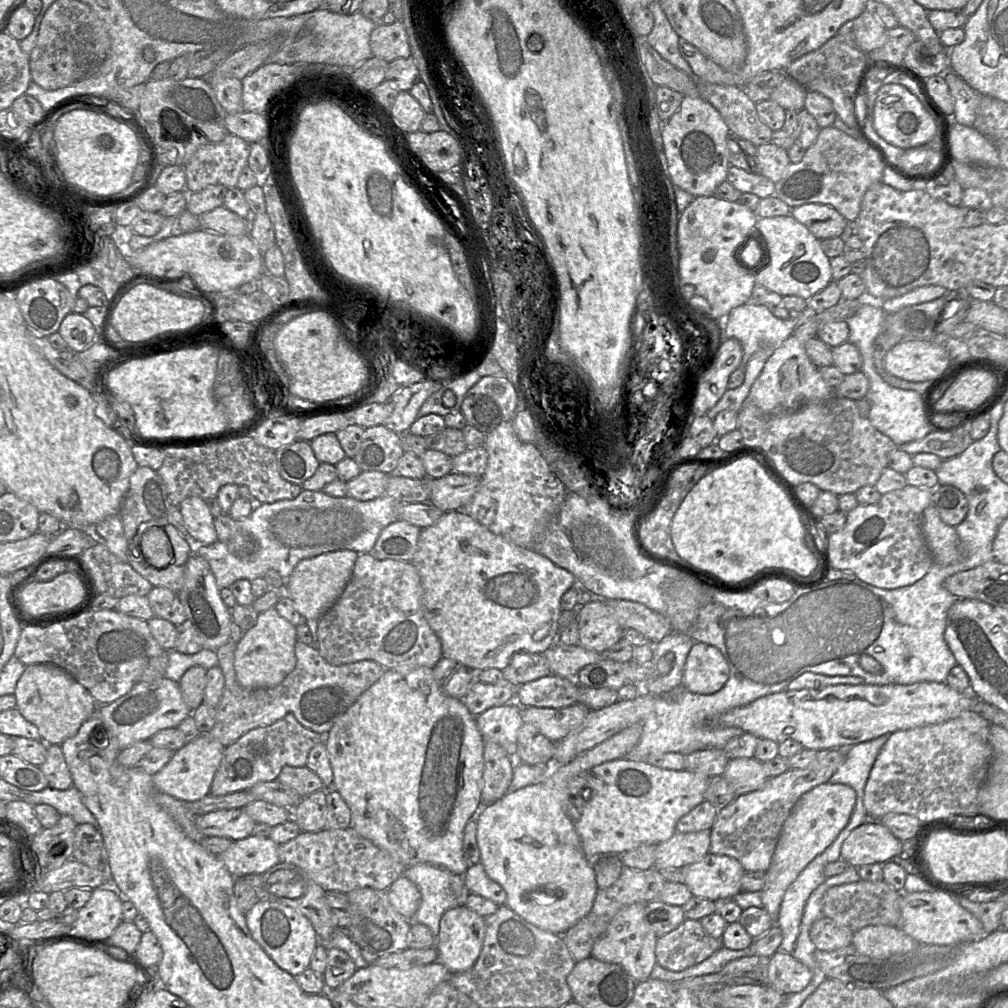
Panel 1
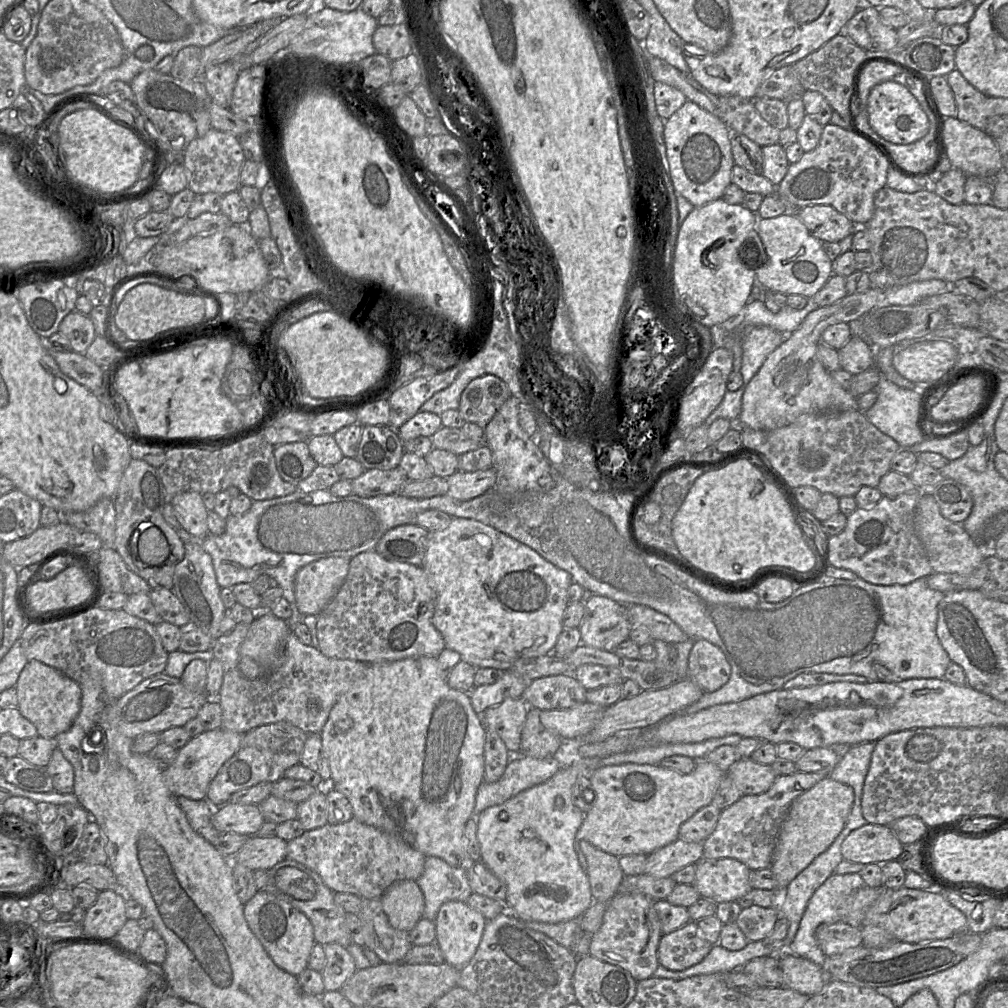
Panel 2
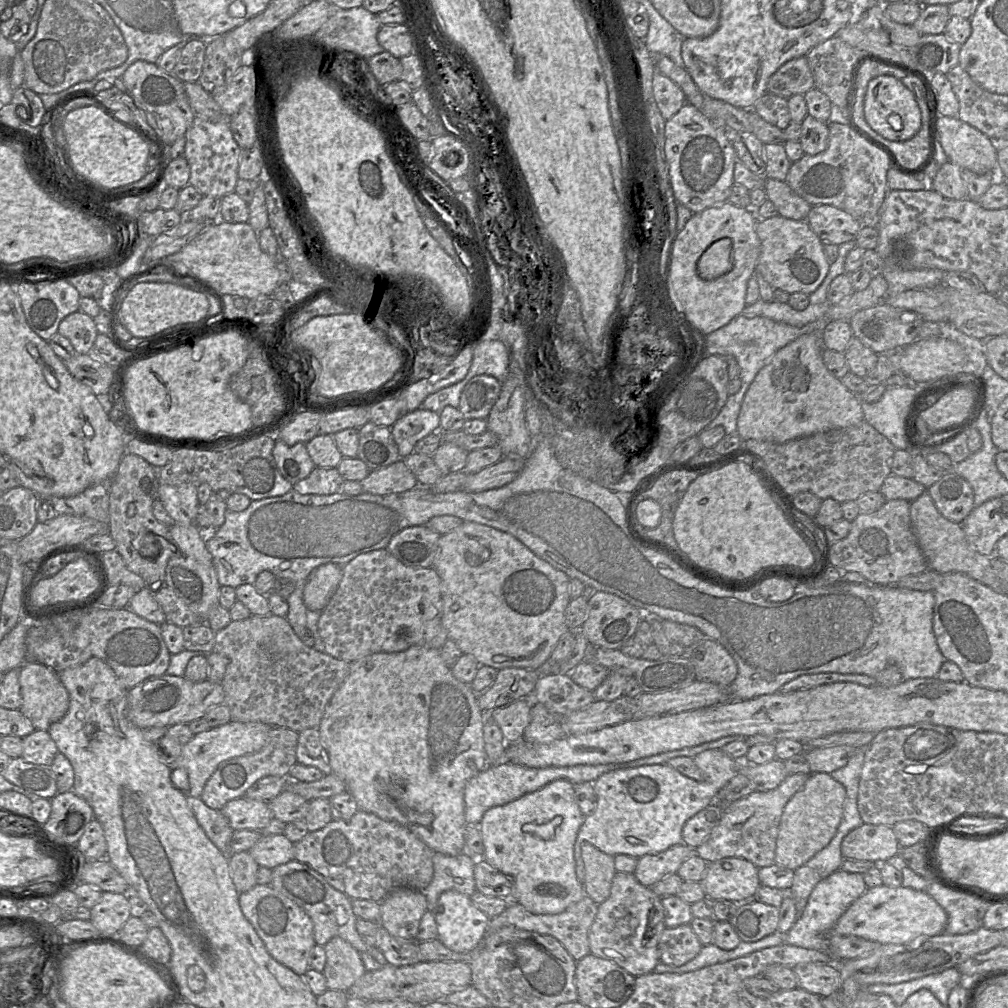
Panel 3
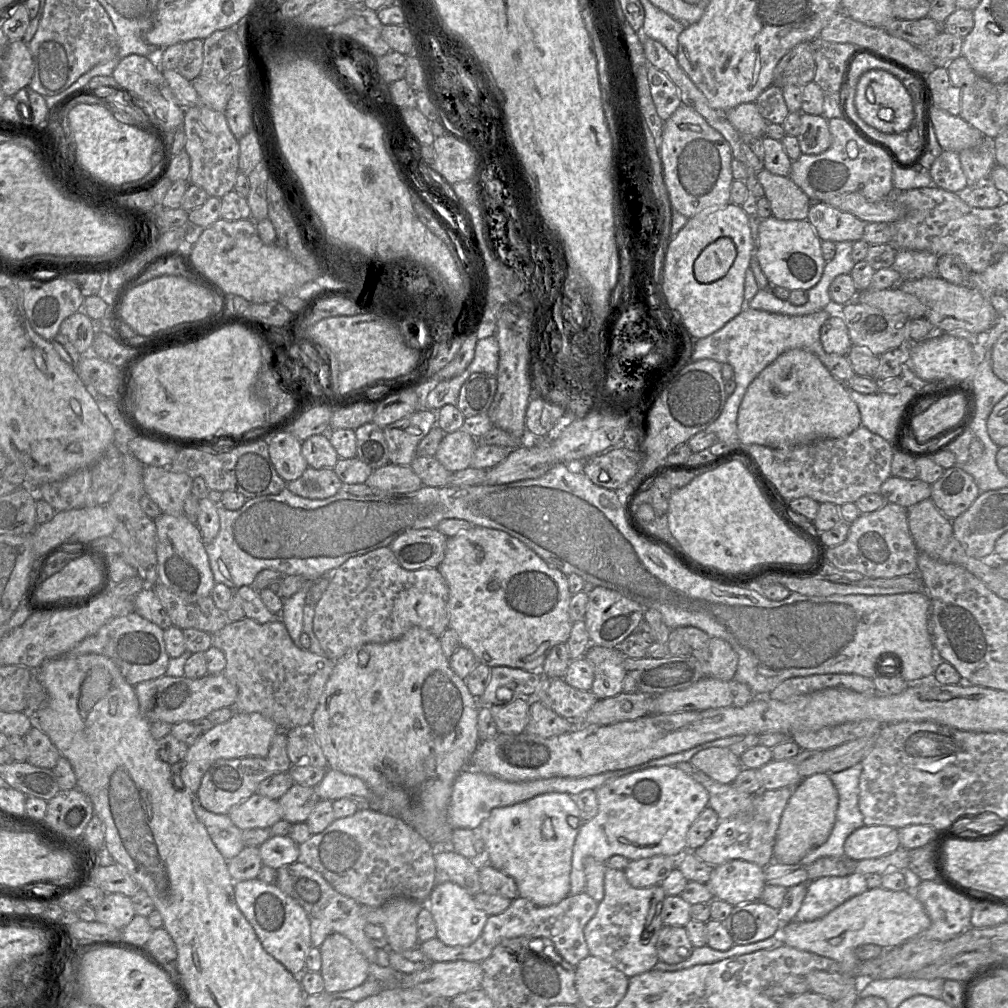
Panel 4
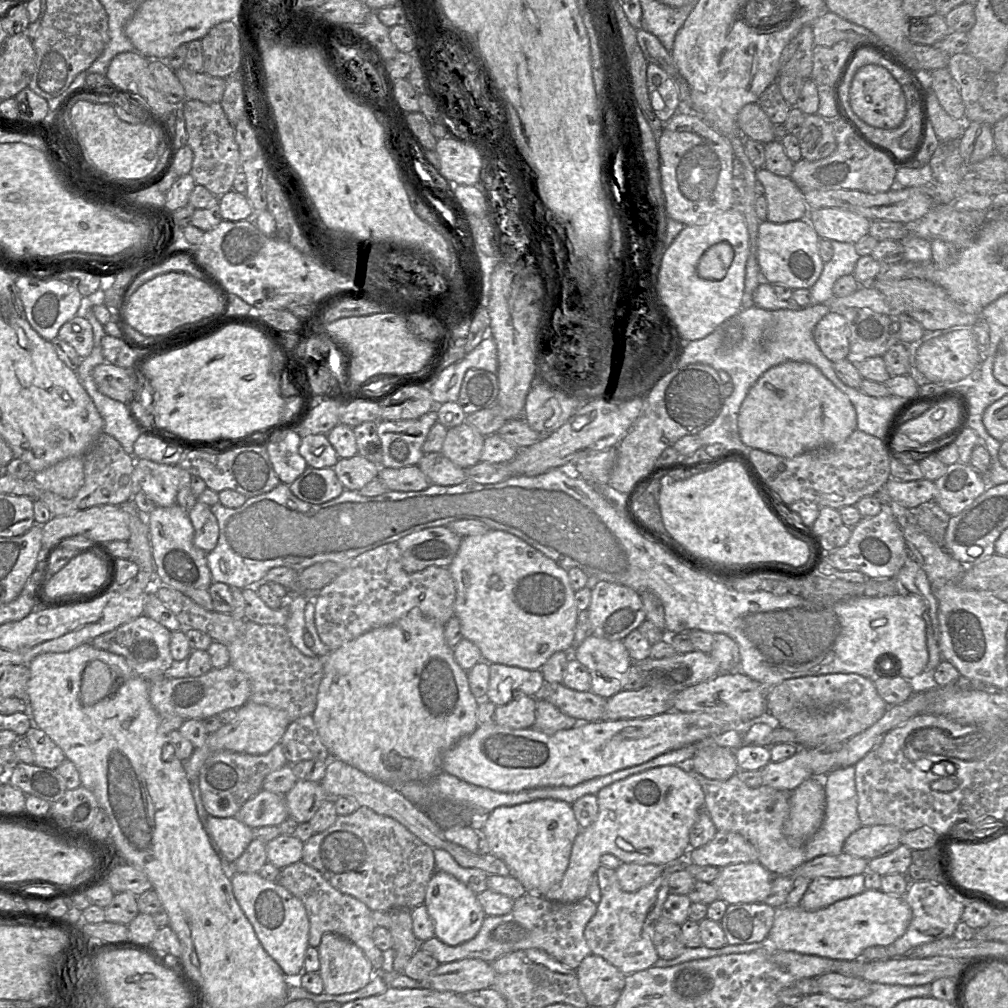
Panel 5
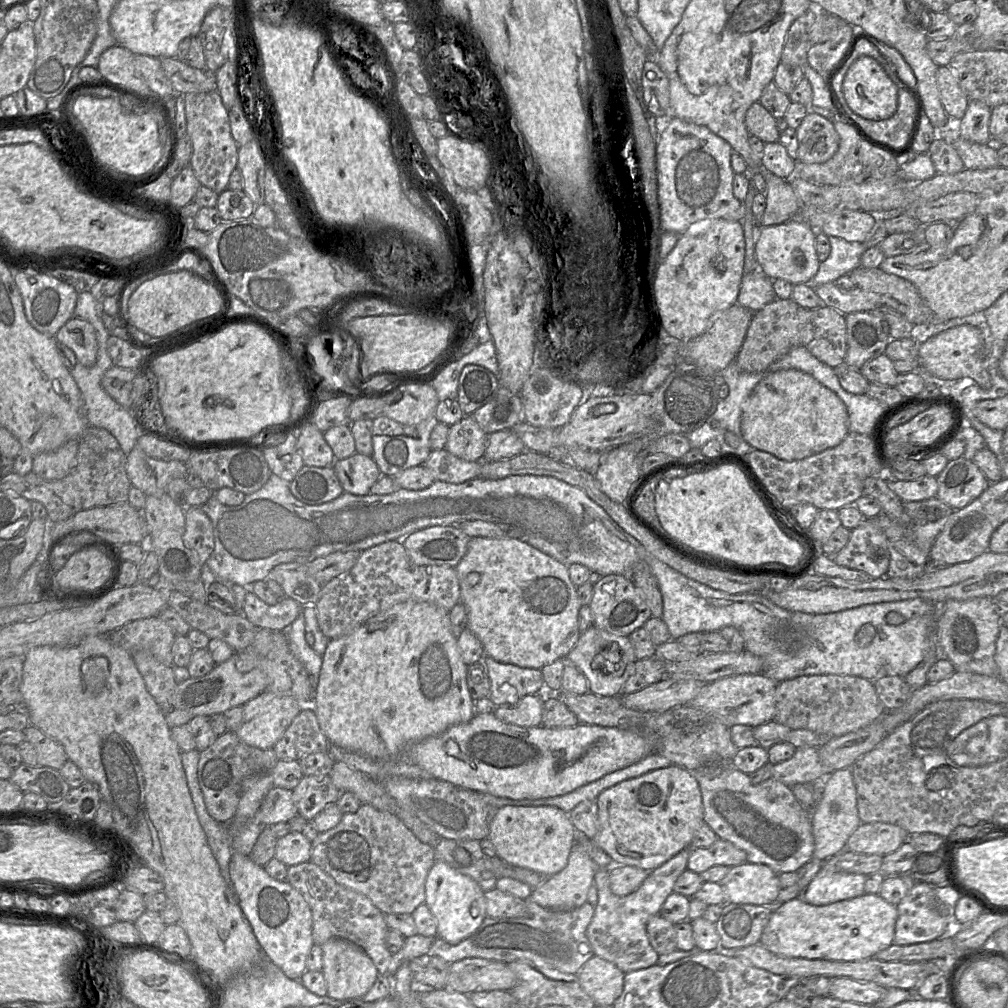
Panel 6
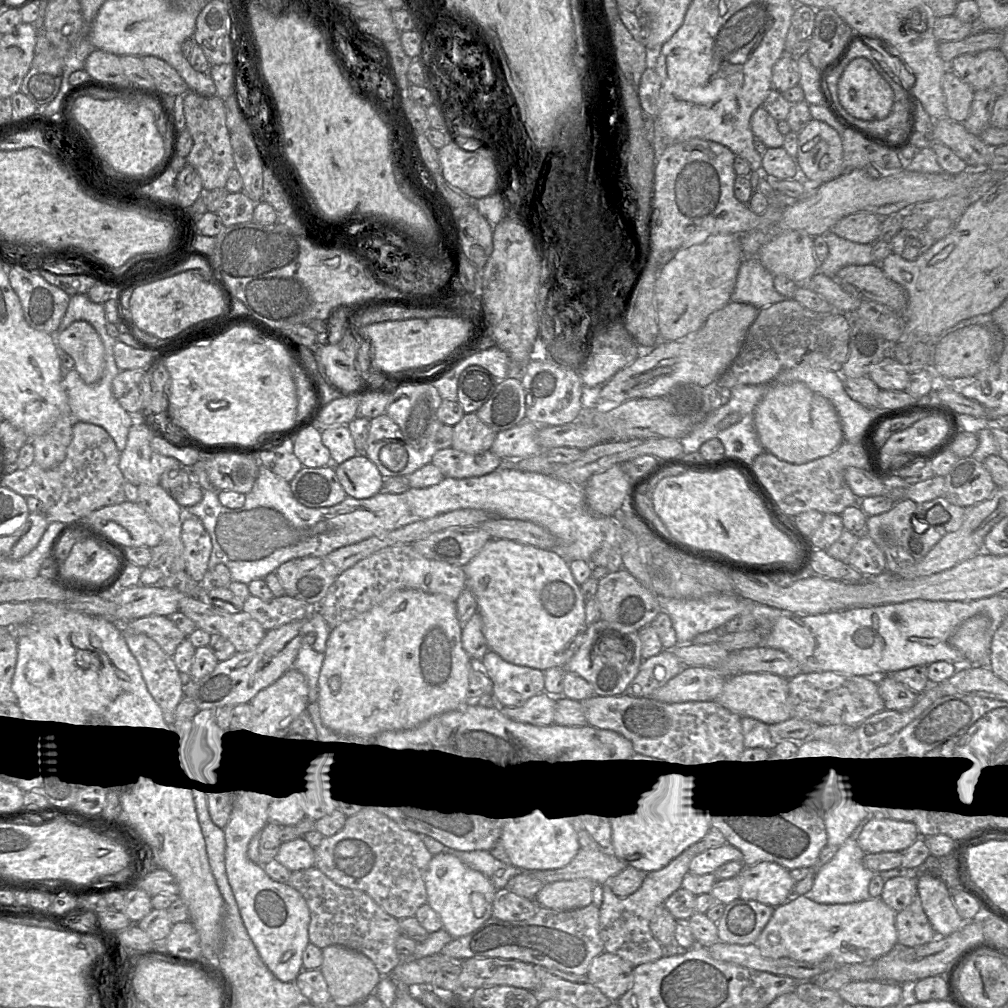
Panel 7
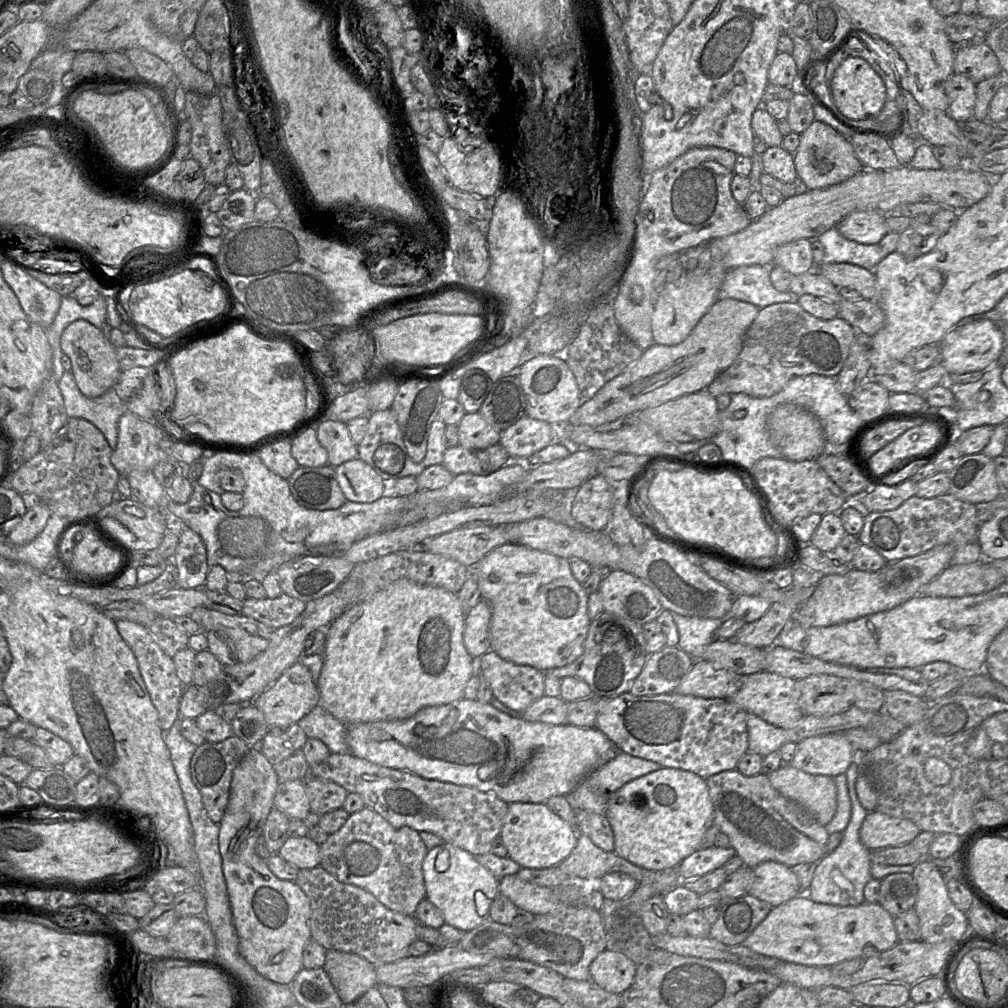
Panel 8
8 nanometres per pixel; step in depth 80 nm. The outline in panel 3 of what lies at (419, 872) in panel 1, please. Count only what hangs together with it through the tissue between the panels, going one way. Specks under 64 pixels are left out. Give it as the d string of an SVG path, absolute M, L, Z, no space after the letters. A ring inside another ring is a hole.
M466 844L464 845L464 852L457 856L448 856L439 852L434 852L434 875L430 884L423 890L428 902L427 910L433 912L440 895L446 891L455 890L469 897L476 892L474 880L475 860L476 859L473 858L471 853L468 851Z

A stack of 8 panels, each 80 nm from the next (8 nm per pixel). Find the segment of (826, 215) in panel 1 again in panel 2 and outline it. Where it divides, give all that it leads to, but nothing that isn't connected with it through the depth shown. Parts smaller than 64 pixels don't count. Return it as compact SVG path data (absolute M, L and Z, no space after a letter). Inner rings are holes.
M830 205L805 206L797 210L797 215L822 242L840 242L855 232L855 224Z

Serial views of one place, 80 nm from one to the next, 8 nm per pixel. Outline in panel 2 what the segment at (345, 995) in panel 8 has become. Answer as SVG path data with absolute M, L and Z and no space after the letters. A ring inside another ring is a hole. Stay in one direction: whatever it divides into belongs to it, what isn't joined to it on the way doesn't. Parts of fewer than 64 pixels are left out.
M330 943L323 945L326 965L322 970L325 991L339 991L357 971L354 958L347 948Z

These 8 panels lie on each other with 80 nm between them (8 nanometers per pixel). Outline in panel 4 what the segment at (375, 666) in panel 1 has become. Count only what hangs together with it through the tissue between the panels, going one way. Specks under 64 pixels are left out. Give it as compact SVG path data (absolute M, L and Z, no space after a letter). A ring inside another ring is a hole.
M245 617L237 622L231 622L227 624L221 630L211 635L212 635L212 646L221 650L224 653L226 658L226 667L223 671L223 674L237 689L237 699L233 707L235 712L259 713L263 715L264 717L272 720L282 731L289 731L298 726L311 724L313 714L318 706L318 703L323 693L323 690L325 688L325 685L333 672L335 661L327 658L326 656L316 655L310 652L309 650L298 648L293 643L285 625L280 619L277 619L273 622L267 622L267 623L261 624L256 622L255 620Z

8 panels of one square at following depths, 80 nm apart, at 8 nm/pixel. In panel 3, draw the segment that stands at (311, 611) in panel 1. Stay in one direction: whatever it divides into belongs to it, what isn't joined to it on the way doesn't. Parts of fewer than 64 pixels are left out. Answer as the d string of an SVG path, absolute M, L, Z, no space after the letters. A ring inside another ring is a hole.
M327 563L310 573L303 590L303 602L308 610L321 612L326 607L341 581L342 567Z

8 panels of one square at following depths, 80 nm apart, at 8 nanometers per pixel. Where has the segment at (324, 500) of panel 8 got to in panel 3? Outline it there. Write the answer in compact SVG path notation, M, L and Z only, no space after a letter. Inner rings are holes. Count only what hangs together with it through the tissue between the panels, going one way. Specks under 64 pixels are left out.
M315 467L306 478L293 484L292 490L301 495L330 495L337 493L344 481L337 468Z

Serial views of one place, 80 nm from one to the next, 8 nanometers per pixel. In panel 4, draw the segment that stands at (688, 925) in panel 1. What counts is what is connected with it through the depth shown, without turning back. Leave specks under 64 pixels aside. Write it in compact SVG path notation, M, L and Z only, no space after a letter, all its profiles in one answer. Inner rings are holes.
M663 925L656 943L658 959L667 964L676 964L689 958L694 946L685 927Z

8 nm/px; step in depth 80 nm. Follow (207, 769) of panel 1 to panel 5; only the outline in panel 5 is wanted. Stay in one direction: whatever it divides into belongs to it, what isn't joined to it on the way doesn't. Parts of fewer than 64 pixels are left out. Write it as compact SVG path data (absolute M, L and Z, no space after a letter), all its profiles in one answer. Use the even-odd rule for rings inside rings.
M248 701L237 709L236 718L231 723L222 725L219 730L209 734L205 744L201 748L194 749L189 759L182 761L188 779L190 780L190 788L191 780L197 780L199 778L201 767L213 753L227 750L251 755L266 754L280 743L290 723L291 720L285 711Z

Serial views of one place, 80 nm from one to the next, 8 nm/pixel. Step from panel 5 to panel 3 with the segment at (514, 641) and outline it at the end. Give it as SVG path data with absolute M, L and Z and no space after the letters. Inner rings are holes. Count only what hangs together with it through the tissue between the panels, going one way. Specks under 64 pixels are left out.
M463 522L456 529L440 536L436 556L431 567L434 568L441 580L442 624L447 631L447 637L457 645L463 654L473 656L480 666L489 666L496 670L524 668L538 671L549 659L559 639L569 631L565 622L565 611L570 602L570 578L564 572L538 558L523 543L508 533L475 522Z

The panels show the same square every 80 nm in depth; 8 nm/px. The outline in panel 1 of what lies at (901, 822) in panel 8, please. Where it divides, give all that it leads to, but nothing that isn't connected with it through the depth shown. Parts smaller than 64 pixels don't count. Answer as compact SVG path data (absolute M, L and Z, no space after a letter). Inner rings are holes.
M868 820L854 828L841 847L841 860L861 867L886 863L900 853L902 841L878 820Z

